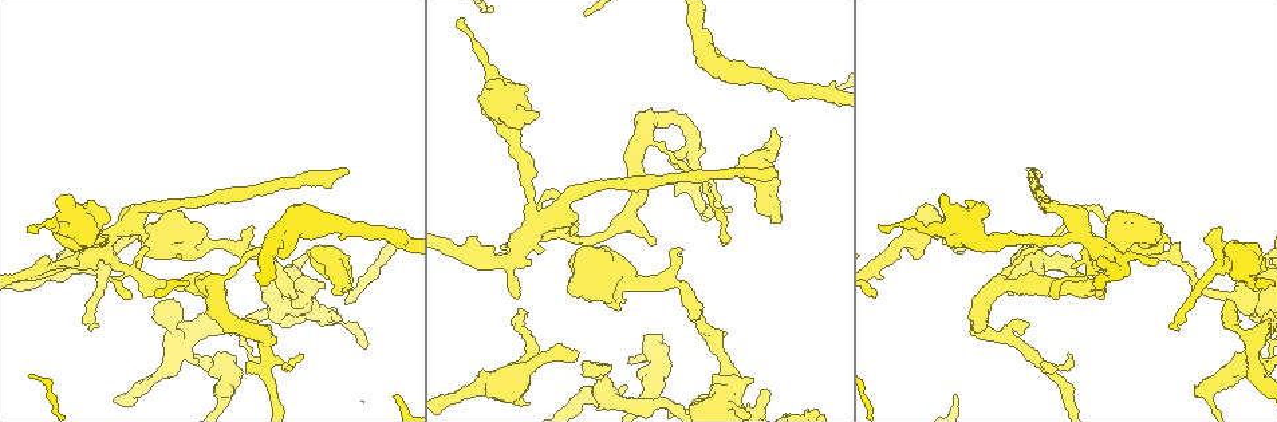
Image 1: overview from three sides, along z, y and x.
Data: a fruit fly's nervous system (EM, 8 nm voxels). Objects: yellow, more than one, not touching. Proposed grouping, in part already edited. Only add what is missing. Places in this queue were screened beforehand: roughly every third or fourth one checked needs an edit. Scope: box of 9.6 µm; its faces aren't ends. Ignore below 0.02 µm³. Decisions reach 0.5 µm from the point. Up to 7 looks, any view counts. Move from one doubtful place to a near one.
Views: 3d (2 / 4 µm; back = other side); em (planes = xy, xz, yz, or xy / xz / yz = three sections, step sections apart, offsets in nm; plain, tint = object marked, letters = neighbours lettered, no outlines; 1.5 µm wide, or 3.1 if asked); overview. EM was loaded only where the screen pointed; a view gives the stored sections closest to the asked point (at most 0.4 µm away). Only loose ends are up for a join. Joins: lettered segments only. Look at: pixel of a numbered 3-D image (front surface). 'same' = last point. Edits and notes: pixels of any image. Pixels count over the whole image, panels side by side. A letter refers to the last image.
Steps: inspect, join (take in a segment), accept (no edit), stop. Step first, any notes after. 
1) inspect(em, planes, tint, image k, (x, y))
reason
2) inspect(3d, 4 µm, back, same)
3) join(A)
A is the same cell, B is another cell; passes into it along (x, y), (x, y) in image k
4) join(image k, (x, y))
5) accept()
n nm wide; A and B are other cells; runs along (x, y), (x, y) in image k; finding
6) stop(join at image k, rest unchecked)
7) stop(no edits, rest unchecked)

inspect(em, yz, step 8, tint, image 1, (539, 113))
thick end

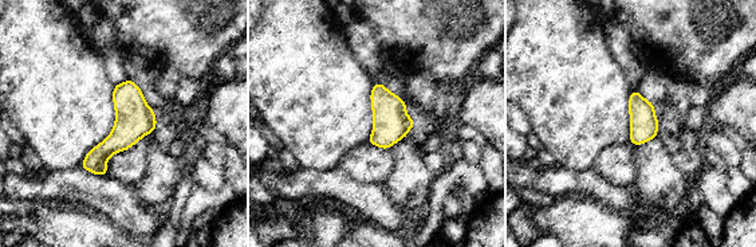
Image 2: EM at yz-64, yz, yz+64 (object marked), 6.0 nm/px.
inspect(em, planes, letters, same)

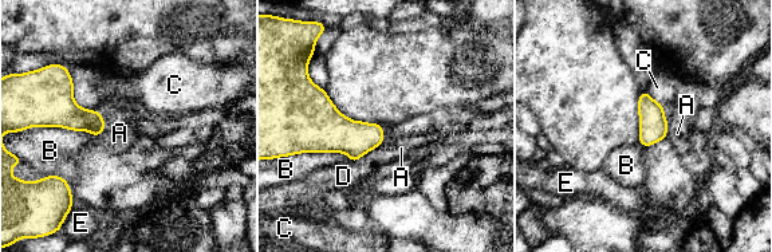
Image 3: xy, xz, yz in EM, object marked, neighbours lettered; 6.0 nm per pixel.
accept()
B touches over 340 nm; A, B, C, D and E are other cells; none of them fits

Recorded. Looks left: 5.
inspect(3d, 2 µm, image 1, (773, 128))
stops while still wide

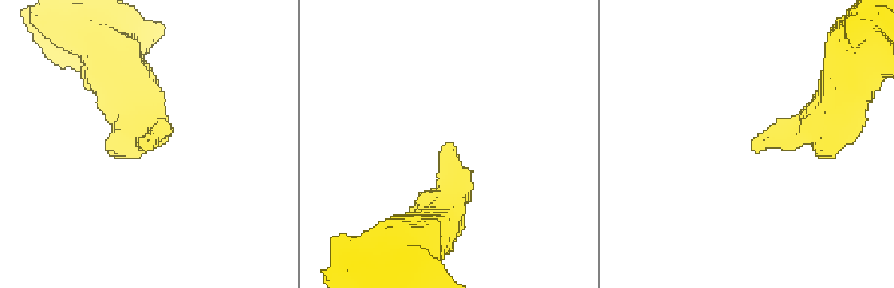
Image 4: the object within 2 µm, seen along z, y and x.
inspect(em, planes, letters, image 4, (141, 146))

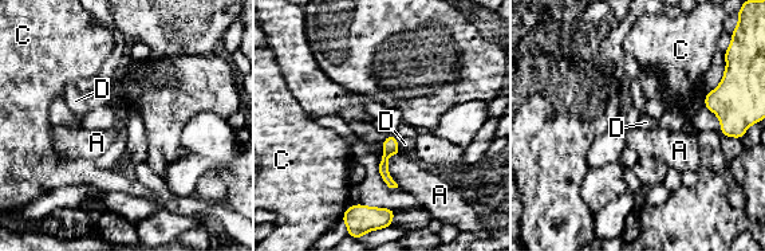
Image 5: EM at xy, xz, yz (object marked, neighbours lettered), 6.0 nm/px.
accept()
A, C and D are other cells; border along (399, 152), (387, 159), (398, 187) in image 5; none of them fits

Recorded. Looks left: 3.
inspect(em, planes, tint, image 1, (771, 223))
branch stops here

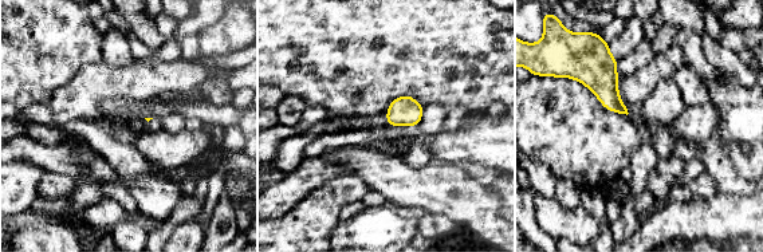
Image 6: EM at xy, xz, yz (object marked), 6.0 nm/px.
inspect(em, planes, letters, same)
what lies round it

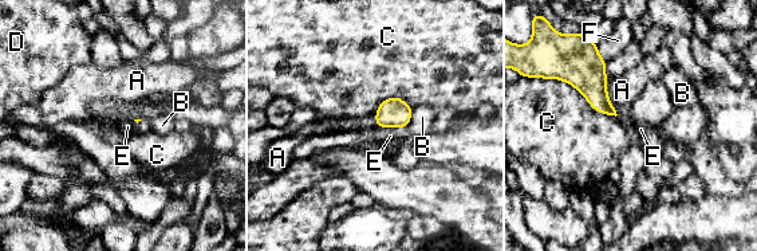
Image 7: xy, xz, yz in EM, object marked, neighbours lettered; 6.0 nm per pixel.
join(E)
C touches over 460 nm; E is the same cell, A, B, C, D and F are other cells; it goes on there

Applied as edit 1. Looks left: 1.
stop(join at image 7, rest unchecked)

